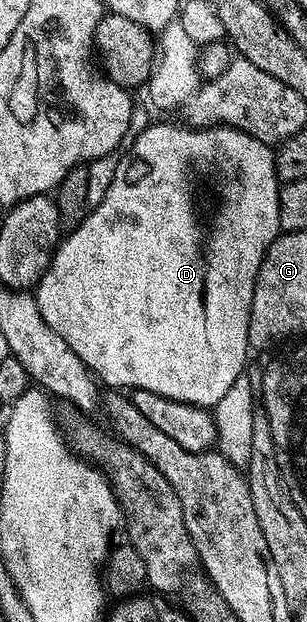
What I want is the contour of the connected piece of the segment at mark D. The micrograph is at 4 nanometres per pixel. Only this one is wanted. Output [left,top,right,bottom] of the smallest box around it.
[35,124,282,410]

